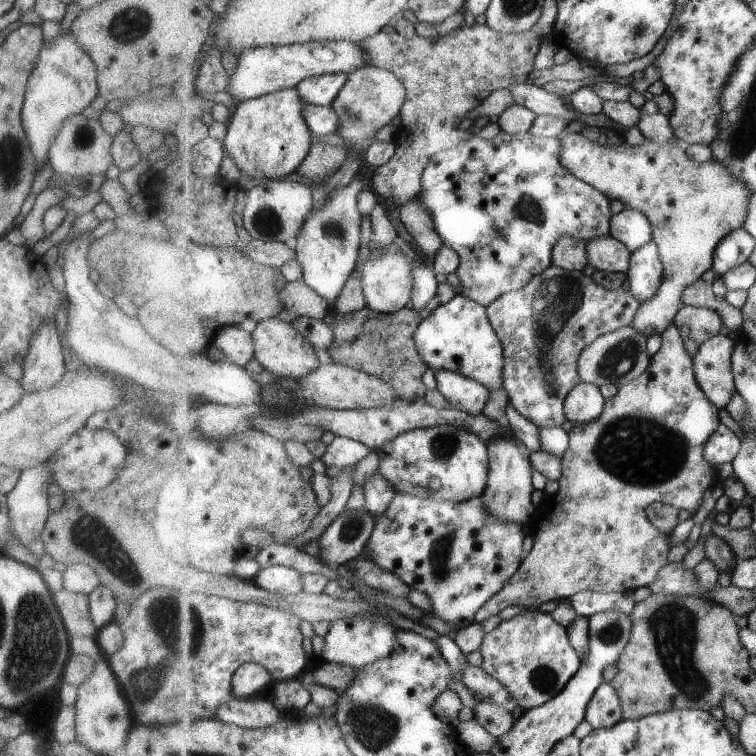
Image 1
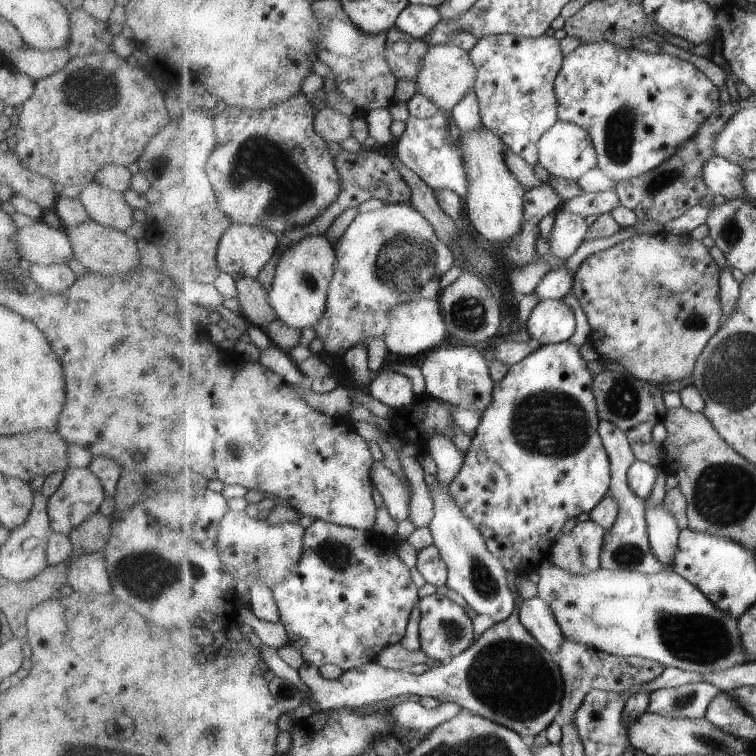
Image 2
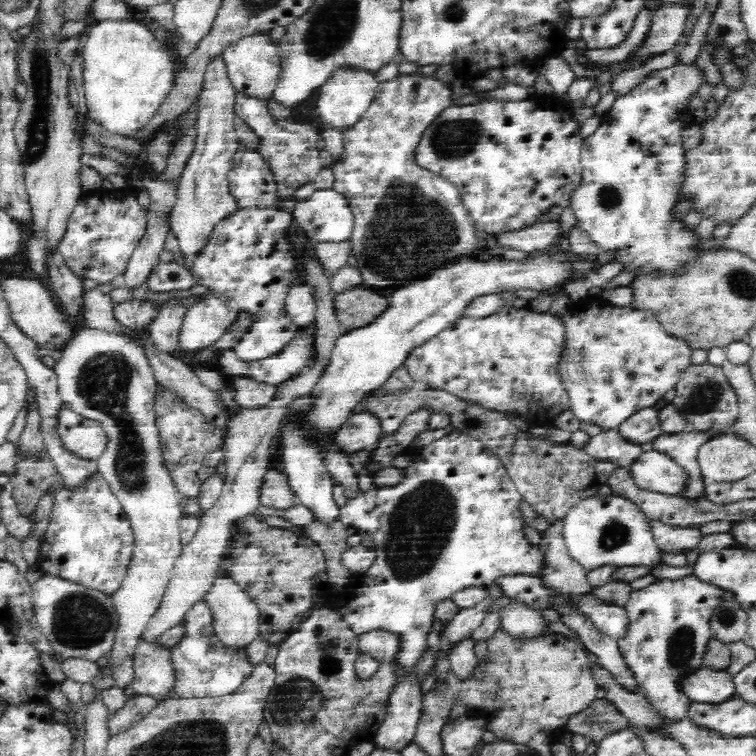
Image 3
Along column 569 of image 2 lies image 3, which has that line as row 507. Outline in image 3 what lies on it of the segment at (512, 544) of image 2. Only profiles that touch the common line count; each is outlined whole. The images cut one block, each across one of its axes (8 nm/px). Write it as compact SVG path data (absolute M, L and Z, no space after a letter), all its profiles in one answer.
M455 429L439 440L435 440L431 444L428 444L428 446L424 446L424 448L420 450L418 457L411 458L410 464L402 469L400 482L396 483L394 486L378 487L368 492L358 493L354 498L348 499L344 507L339 510L340 522L344 525L344 529L348 531L349 535L360 534L362 538L372 538L376 558L372 566L370 566L366 572L356 577L353 585L344 587L340 593L338 593L338 602L336 602L336 609L334 610L340 613L340 616L348 623L350 630L352 630L354 634L366 634L371 630L387 630L388 632L399 634L401 640L401 651L396 655L394 661L399 663L399 668L403 668L403 671L399 674L401 677L397 680L392 694L389 696L389 703L383 723L379 726L376 736L373 737L373 744L379 750L390 750L391 752L401 753L408 744L413 743L419 718L422 714L423 695L420 685L412 679L410 670L412 670L412 666L416 664L416 660L422 656L422 652L427 648L426 639L428 632L432 630L432 623L435 620L434 606L436 606L436 602L438 602L438 600L444 600L444 598L451 598L455 592L470 587L489 588L493 585L495 578L498 578L498 576L524 574L540 577L545 571L547 566L544 555L539 554L539 550L533 545L530 545L530 542L526 540L524 528L522 528L522 522L524 522L524 517L522 517L523 514L520 510L520 503L522 501L524 501L523 495L519 493L516 485L512 482L503 462L486 446L483 446L481 439L474 438L465 432L460 432L458 429Z

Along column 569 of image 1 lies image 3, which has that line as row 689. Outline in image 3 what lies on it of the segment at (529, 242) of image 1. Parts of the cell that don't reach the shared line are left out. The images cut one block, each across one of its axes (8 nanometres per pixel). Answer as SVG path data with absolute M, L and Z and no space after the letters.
M205 597L198 598L178 624L184 625L185 634L177 645L170 648L174 686L168 690L166 698L221 697L236 692L251 675L253 664L248 660L245 648L230 648L216 636Z

